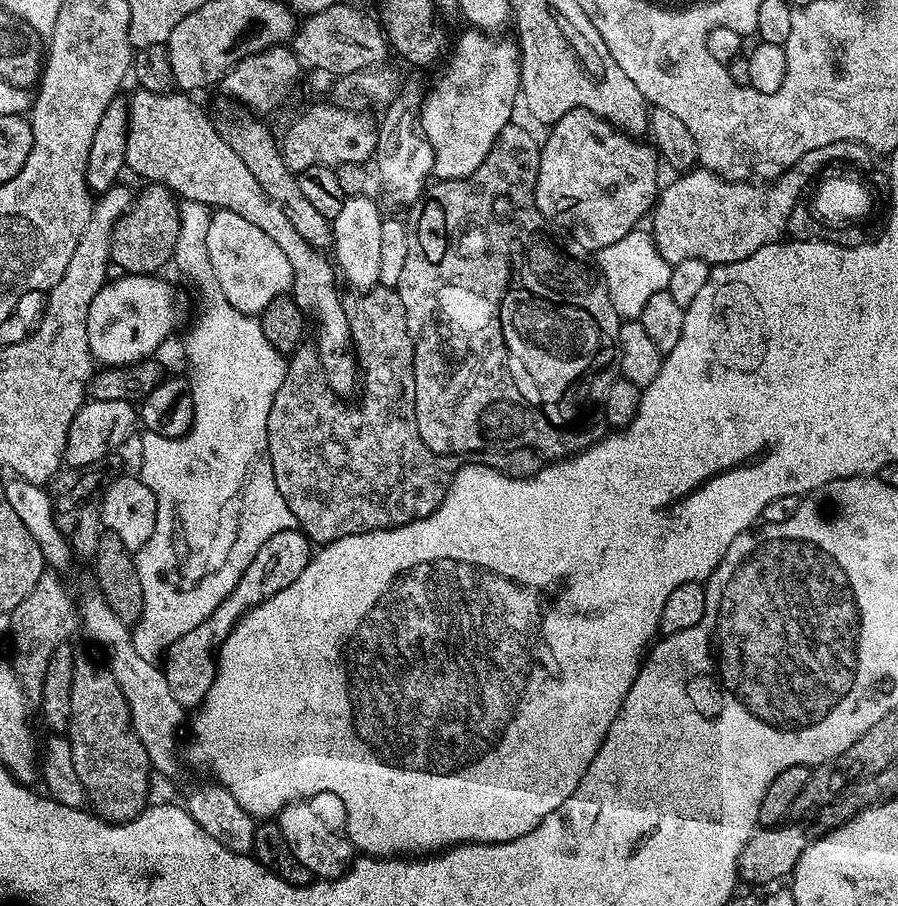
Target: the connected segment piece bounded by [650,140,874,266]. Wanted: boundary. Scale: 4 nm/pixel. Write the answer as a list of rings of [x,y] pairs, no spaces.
[[[843,140],[802,154],[794,166],[771,182],[724,180],[710,170],[693,167],[659,189],[650,213],[652,240],[658,246],[658,254],[662,254],[670,265],[685,262],[686,259],[702,259],[708,265],[719,266],[750,258],[754,250],[777,243],[785,235],[790,210],[801,203],[800,191],[827,164],[868,168],[872,160],[873,153],[866,146],[853,140]]]

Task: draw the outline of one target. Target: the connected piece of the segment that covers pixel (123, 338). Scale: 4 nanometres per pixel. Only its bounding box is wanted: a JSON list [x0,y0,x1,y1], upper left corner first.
[88,274,176,366]

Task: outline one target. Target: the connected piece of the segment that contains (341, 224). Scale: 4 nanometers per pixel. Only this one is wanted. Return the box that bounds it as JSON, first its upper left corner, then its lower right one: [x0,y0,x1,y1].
[331,195,385,293]

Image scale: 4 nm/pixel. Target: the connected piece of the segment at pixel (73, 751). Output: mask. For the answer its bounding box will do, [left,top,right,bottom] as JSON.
[66,655,149,824]

